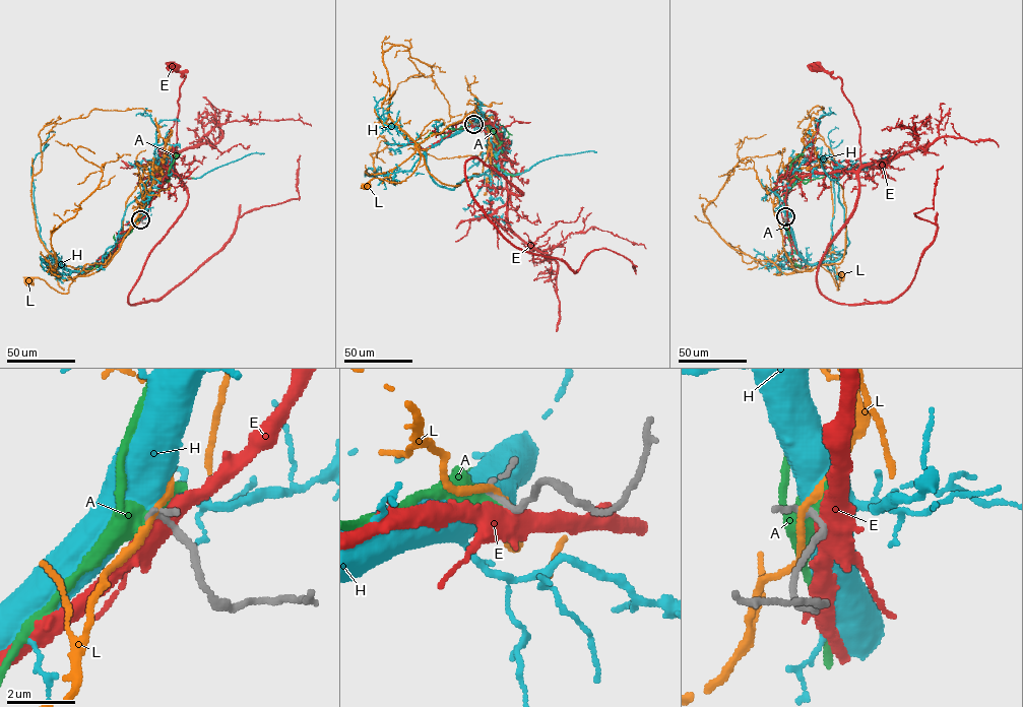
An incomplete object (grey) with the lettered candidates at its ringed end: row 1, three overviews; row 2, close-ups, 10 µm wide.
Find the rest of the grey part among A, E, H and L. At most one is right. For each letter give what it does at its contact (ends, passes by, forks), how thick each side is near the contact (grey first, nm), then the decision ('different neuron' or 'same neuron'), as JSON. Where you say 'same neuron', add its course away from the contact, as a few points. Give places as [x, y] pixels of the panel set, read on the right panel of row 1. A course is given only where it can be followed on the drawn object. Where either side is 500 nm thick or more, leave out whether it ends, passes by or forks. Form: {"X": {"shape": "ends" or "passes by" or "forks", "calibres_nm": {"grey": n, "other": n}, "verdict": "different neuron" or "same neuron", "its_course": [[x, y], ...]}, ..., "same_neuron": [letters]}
{"A": {"shape": "passes by", "calibres_nm": {"grey": 140, "other": 440}, "verdict": "different neuron"}, "E": {"calibres_nm": {"grey": 170, "other": 600}, "verdict": "different neuron"}, "H": {"calibres_nm": {"grey": 130, "other": 700}, "verdict": "same neuron", "its_course": [[785, 216], [794, 247], [811, 264], [845, 253], [839, 173], [832, 180], [820, 157]]}, "L": {"shape": "passes by", "calibres_nm": {"grey": 130, "other": 220}, "verdict": "different neuron"}, "same_neuron": ["H"]}

